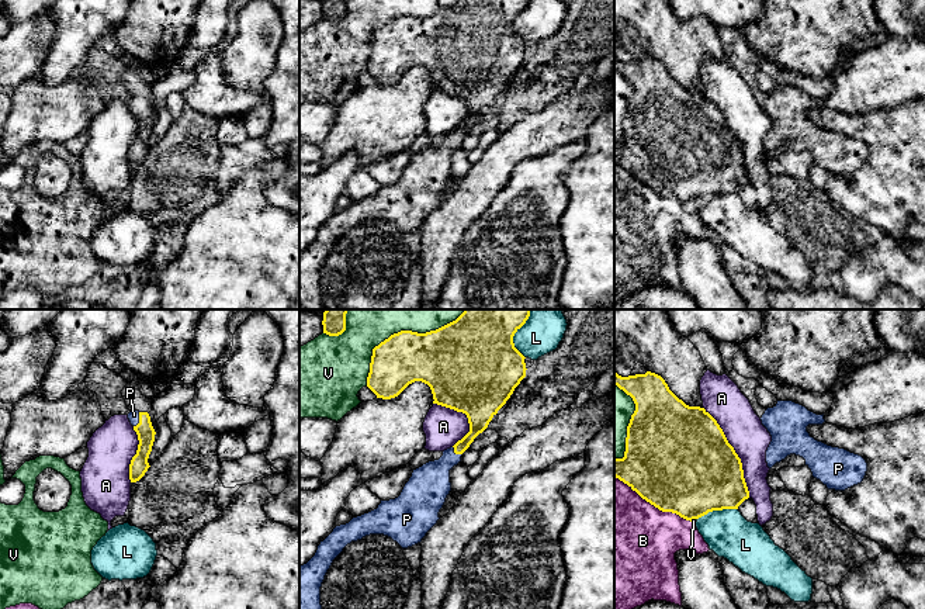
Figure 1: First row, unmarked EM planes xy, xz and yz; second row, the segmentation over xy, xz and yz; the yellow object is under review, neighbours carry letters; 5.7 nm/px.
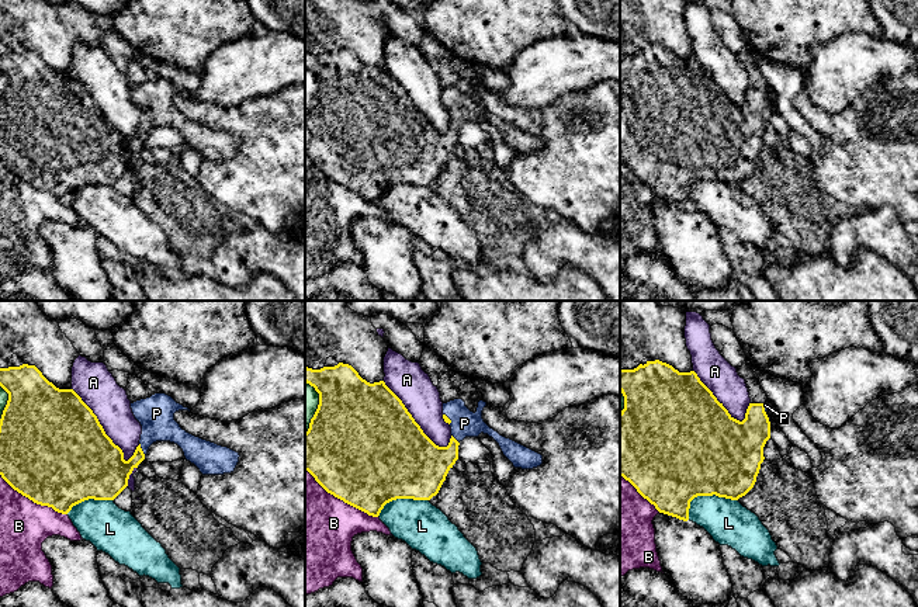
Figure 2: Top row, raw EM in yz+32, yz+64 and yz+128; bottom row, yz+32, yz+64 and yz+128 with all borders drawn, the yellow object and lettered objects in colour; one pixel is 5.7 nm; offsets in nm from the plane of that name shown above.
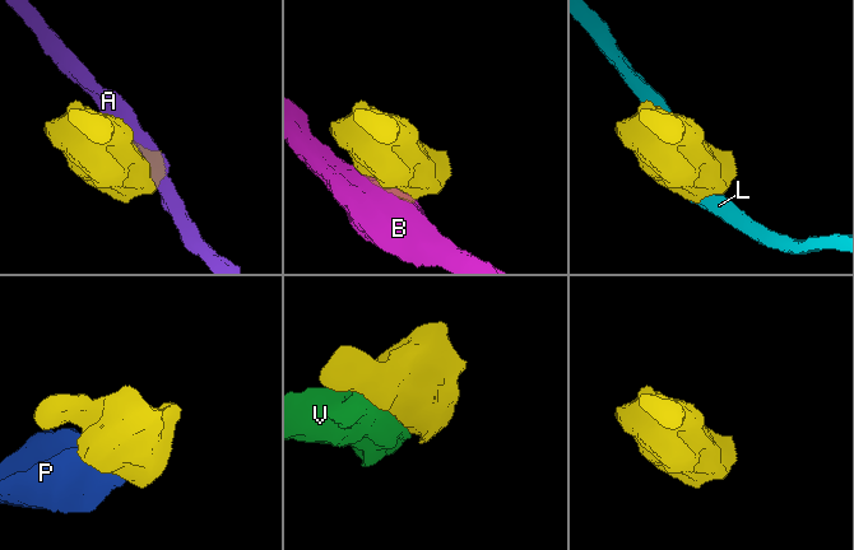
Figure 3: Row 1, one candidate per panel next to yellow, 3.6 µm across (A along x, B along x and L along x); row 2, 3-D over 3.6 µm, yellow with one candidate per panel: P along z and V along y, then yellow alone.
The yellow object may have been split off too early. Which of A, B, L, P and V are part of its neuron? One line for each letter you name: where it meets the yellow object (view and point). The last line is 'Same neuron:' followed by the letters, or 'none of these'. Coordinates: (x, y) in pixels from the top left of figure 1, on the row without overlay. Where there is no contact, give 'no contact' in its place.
P: xy (139, 104)
Same neuron: P

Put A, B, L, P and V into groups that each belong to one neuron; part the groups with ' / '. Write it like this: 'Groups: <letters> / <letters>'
Groups: A / B / L / P / V

